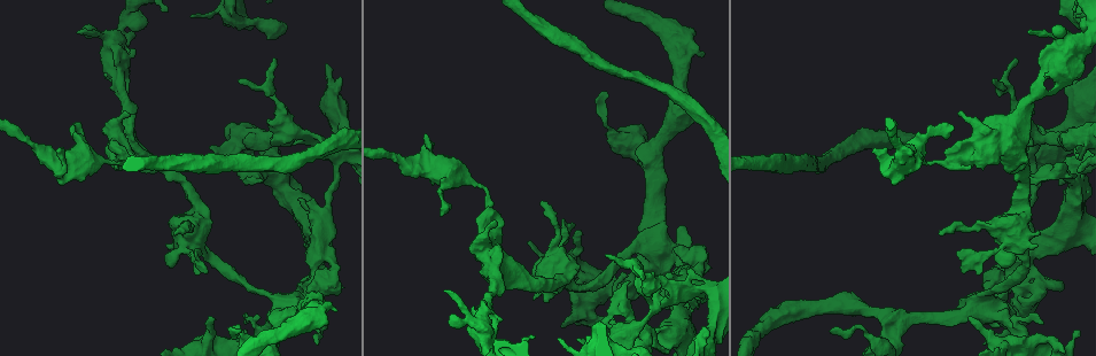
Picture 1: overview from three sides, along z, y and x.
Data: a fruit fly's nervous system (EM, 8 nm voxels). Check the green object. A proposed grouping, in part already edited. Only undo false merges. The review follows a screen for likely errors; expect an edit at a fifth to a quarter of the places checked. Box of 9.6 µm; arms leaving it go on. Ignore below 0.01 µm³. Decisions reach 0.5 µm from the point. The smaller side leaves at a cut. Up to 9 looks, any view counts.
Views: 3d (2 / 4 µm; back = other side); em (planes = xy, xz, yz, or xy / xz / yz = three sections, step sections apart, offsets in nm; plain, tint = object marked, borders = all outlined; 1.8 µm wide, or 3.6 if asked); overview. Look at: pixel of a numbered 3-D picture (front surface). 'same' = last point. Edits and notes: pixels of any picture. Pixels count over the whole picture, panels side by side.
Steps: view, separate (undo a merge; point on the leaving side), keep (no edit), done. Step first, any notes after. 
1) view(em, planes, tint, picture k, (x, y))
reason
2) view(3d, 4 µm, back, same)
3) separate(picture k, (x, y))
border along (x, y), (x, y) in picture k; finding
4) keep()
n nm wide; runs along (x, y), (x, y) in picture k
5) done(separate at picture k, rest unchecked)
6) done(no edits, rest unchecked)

view(3d, 2 µm, picture 1, (1076, 184))

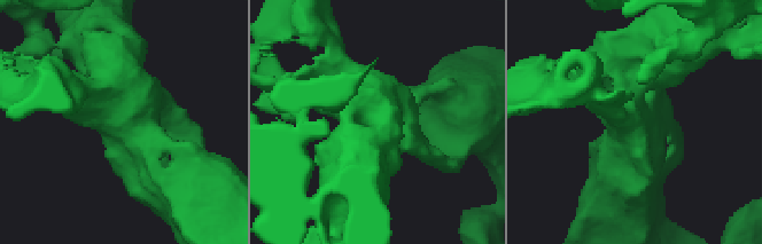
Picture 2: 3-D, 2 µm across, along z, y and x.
view(em, xz, step 4, tint, picture 2, (134, 122))
need the tissue

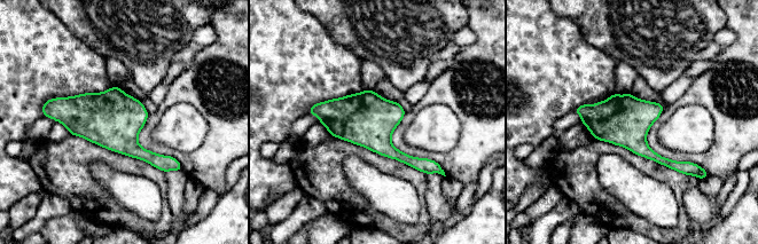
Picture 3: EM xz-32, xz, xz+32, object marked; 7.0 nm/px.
view(em, planes, borders, same)
cut it another way

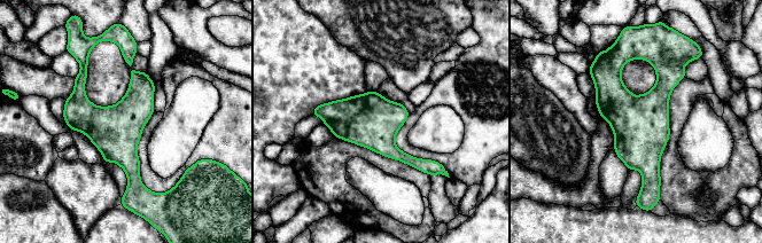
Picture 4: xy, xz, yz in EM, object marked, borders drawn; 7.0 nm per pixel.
keep()
360 nm wide; runs along (130, 55), (129, 193) in picture 4; all the same cell

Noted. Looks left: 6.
view(em, 3.6 µm, planes, borders, picture 1, (333, 158))
three arms meet

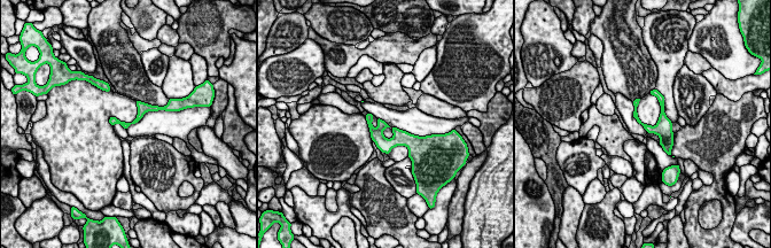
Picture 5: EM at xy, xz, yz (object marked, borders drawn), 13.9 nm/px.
keep()
90 nm wide; runs along (368, 117), (384, 141), (411, 145) in picture 5; one cell here

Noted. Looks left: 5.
view(3d, 2 µm, picture 1, (1052, 285))
closes a loop

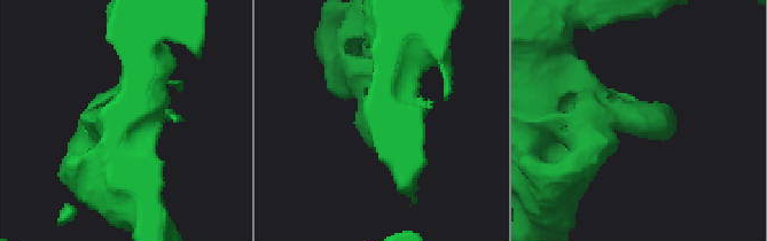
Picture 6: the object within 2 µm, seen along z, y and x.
view(em, xz, step 16, tint, picture 6, (637, 118))
shape alone is not enough

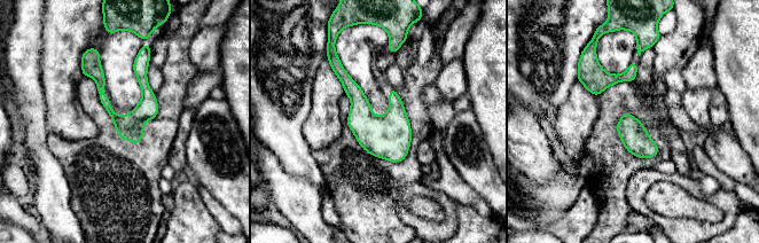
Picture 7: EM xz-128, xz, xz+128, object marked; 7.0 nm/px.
view(em, planes, tint, same)

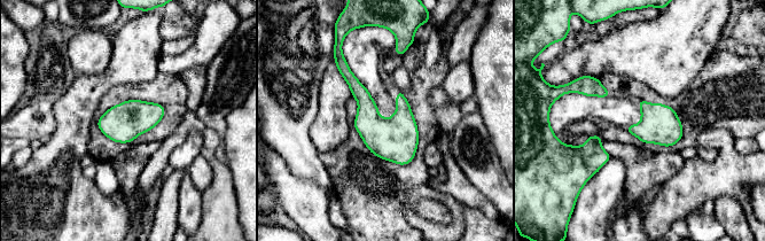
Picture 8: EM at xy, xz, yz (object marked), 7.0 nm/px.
keep()
all the same cell

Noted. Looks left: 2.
view(3d, 2 µm, picture 1, (651, 169))
four arms meet

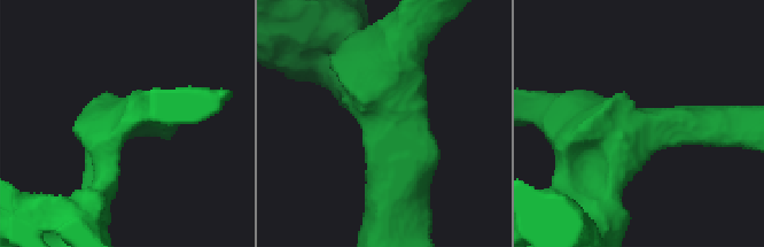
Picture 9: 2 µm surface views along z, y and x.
view(em, 3.6 µm, planes, tint, picture 9, (379, 126))
4 arms; need the tissue

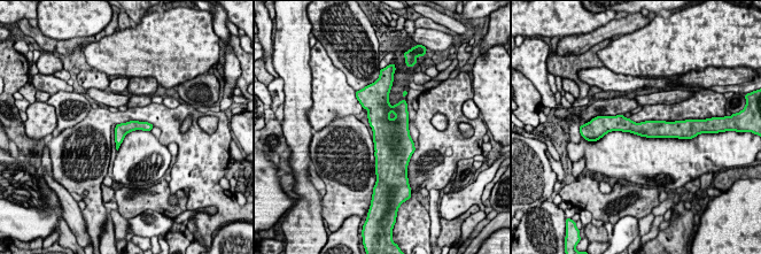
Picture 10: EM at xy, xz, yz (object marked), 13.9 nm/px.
keep()
runs along (606, 128), (673, 130) in picture 10; one cell here

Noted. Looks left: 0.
done(no edits, rest unchecked)

